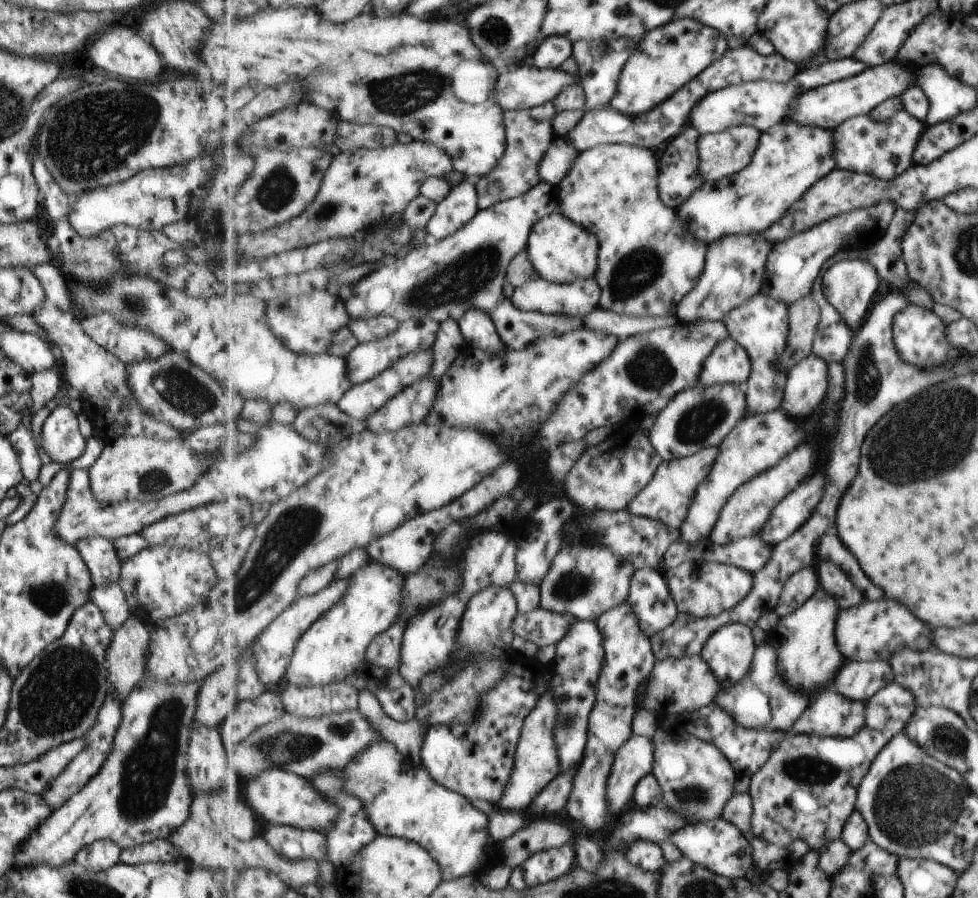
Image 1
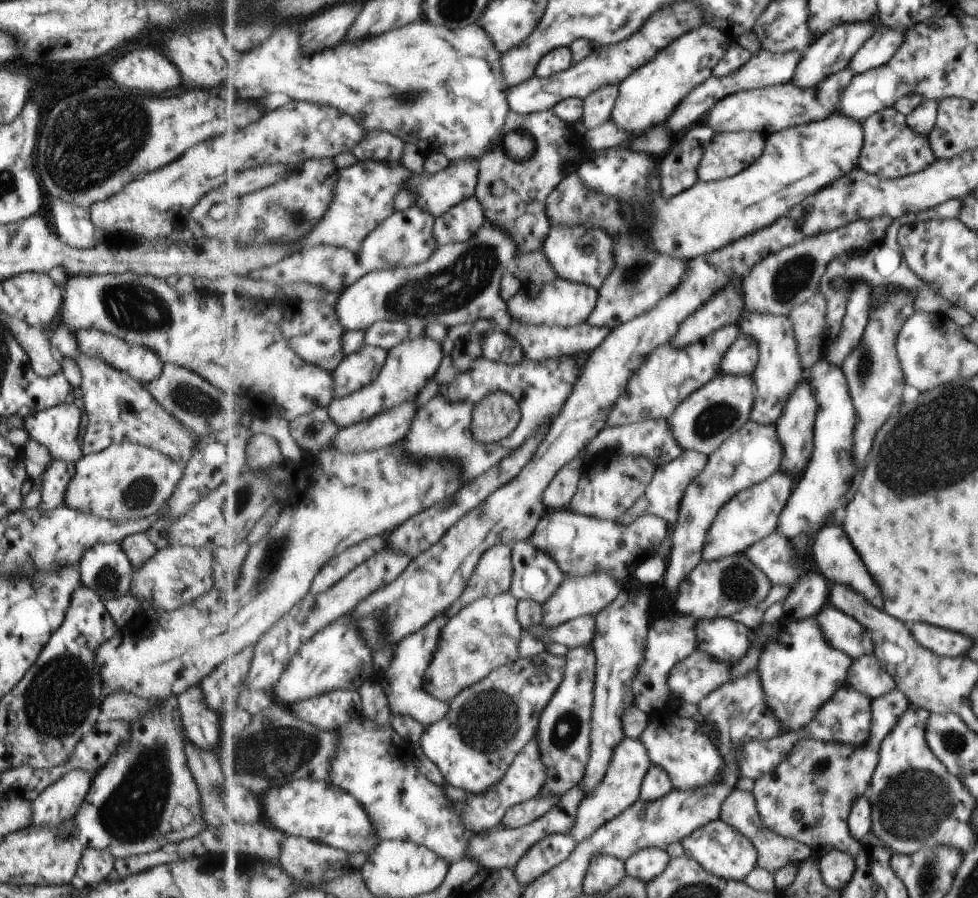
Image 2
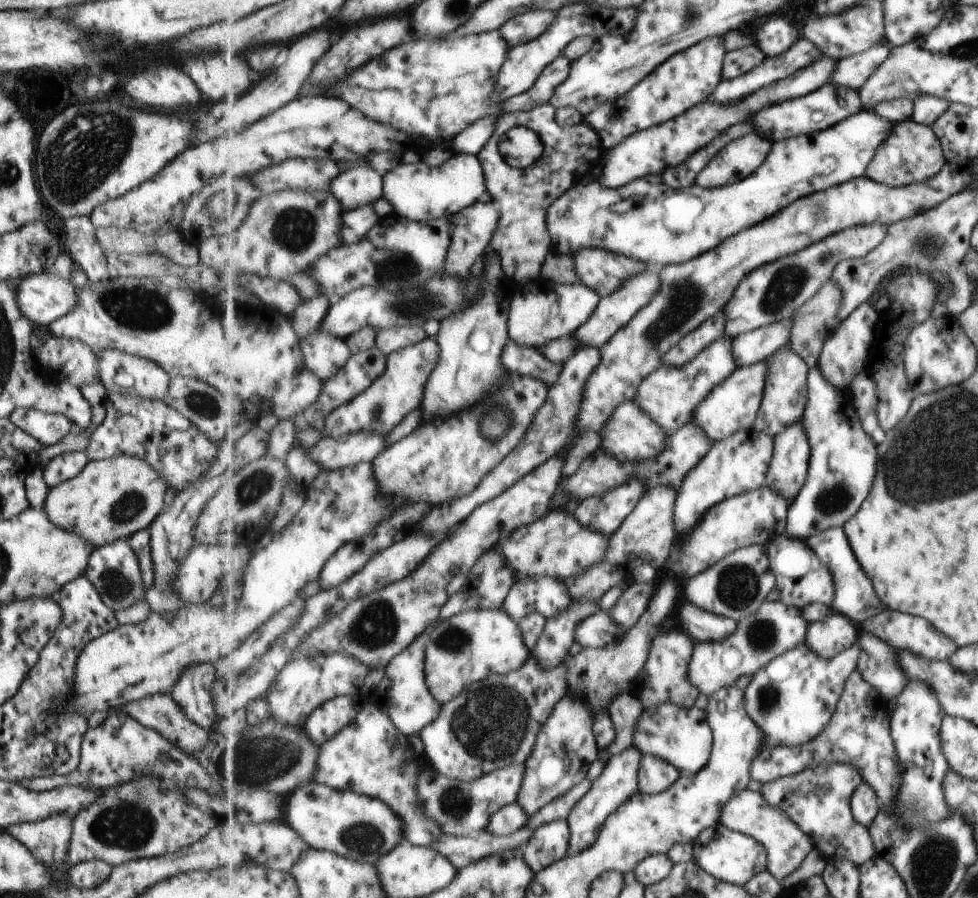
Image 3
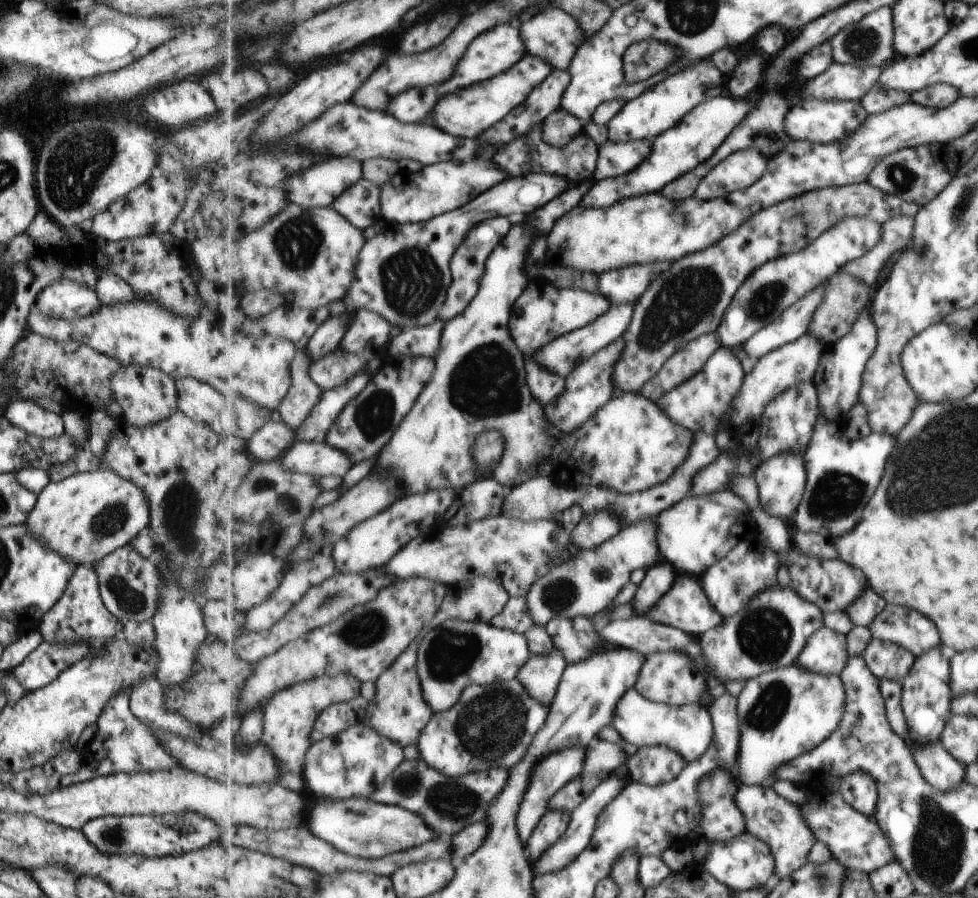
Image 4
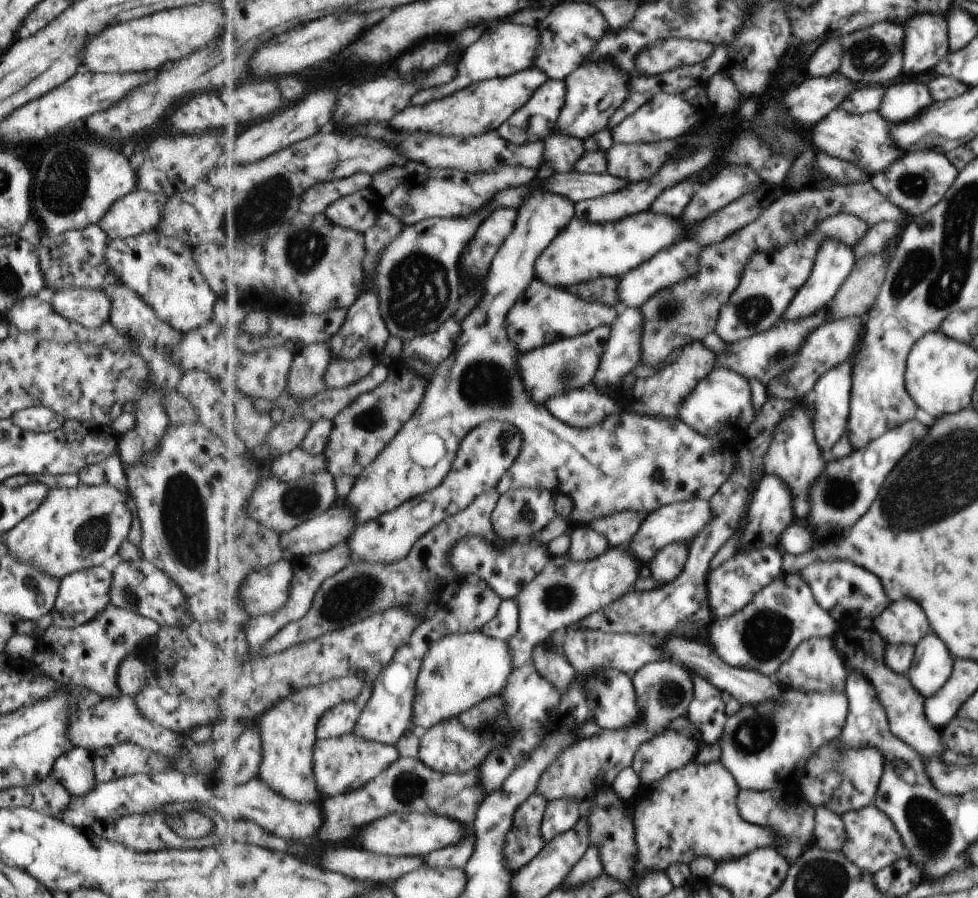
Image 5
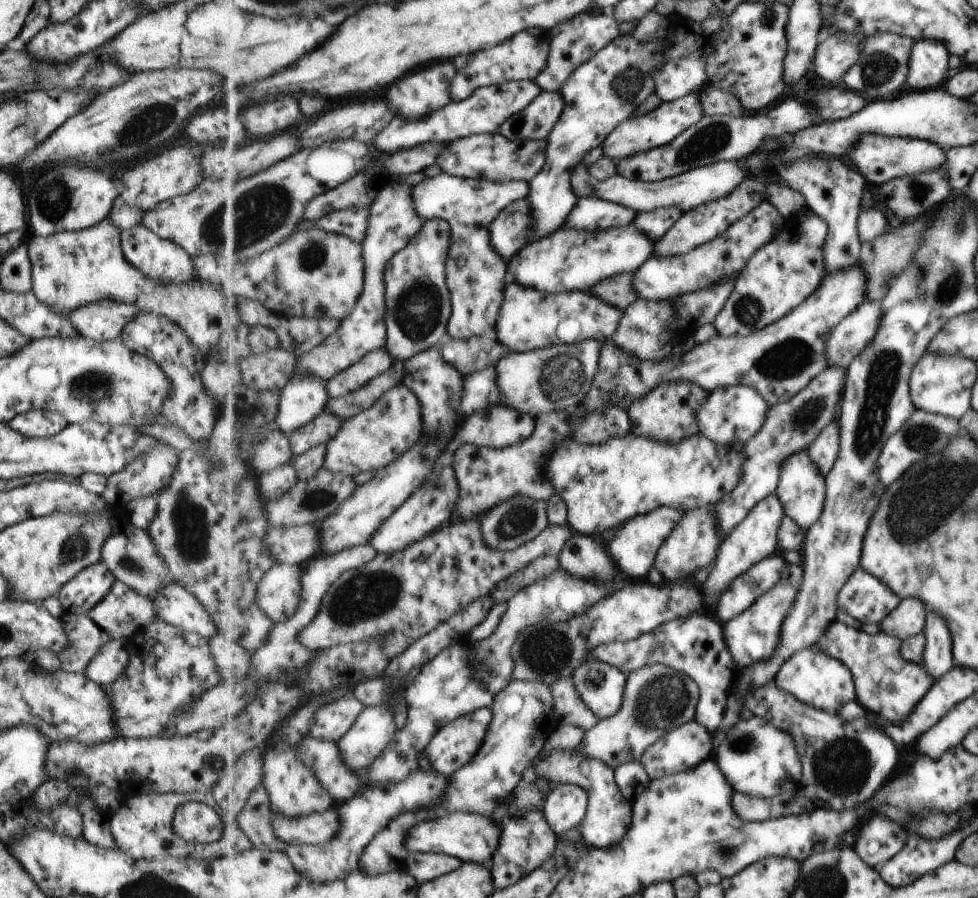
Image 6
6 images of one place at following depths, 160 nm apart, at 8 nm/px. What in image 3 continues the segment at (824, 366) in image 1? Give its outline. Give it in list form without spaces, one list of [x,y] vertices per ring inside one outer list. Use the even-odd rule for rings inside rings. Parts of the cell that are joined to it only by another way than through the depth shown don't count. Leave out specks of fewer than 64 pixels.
[[[791,424],[775,436],[774,456],[765,485],[776,489],[789,502],[796,500],[808,483],[811,457],[812,446],[804,424]]]

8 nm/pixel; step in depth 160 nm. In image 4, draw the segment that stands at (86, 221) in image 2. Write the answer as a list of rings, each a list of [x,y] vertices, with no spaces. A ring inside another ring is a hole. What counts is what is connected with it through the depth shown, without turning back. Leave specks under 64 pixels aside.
[[[101,269],[97,275],[94,292],[100,304],[121,304],[121,302],[131,302],[137,296],[134,291],[115,274],[109,270]]]

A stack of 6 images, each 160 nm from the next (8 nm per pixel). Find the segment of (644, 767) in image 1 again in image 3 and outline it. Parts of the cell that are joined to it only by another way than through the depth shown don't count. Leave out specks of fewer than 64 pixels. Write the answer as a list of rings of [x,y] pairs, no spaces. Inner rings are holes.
[[[635,744],[627,750],[623,750],[620,754],[613,755],[608,761],[607,768],[605,768],[601,777],[595,783],[592,783],[592,791],[576,805],[572,815],[567,819],[572,834],[569,855],[575,856],[575,854],[580,854],[591,848],[597,842],[597,838],[608,822],[609,816],[615,814],[623,804],[627,804],[640,792],[640,770],[643,762],[644,752],[637,748]]]

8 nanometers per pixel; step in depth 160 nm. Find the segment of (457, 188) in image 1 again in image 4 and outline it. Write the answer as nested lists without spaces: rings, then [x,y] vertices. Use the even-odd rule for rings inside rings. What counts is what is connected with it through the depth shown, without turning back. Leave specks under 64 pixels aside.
[[[497,216],[481,222],[477,227],[468,233],[467,239],[464,244],[457,250],[456,256],[452,259],[452,278],[453,285],[448,291],[448,298],[445,305],[442,307],[438,319],[447,322],[456,318],[460,313],[463,313],[473,298],[479,293],[479,286],[481,285],[481,278],[485,274],[485,262],[491,256],[491,252],[501,243],[505,236],[513,229],[514,219],[507,216]]]

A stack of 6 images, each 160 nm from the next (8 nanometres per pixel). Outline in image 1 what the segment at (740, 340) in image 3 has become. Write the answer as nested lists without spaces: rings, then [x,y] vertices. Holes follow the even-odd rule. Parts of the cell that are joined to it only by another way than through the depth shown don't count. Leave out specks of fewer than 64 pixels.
[[[730,337],[728,340],[723,340],[705,362],[699,384],[703,386],[741,384],[744,386],[751,374],[752,362],[747,350]]]

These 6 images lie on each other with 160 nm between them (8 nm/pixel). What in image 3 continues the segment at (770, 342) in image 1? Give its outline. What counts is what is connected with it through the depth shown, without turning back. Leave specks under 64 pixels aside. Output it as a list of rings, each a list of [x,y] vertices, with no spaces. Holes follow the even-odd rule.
[[[791,341],[781,350],[777,350],[767,360],[767,364],[769,364],[769,370],[767,370],[767,380],[763,390],[763,401],[754,427],[775,439],[779,432],[783,432],[791,424],[803,423],[805,410],[808,408],[808,375],[811,369],[804,358],[793,349]]]

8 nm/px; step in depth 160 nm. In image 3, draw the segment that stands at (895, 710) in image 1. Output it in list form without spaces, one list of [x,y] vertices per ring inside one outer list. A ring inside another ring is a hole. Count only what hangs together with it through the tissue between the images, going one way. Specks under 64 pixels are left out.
[[[819,764],[805,768],[799,774],[787,776],[773,783],[762,784],[761,794],[765,802],[779,808],[812,838],[812,844],[825,849],[830,859],[852,861],[857,867],[863,866],[877,856],[875,842],[869,828],[861,826],[852,812],[852,800],[858,788],[864,783],[863,774],[853,764]]]

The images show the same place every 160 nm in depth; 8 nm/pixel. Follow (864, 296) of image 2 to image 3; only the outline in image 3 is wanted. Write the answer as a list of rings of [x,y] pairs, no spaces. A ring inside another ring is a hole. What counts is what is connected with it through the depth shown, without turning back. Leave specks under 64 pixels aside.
[[[869,302],[861,304],[847,319],[843,320],[836,335],[825,344],[818,368],[835,388],[849,391],[853,380],[867,369],[868,357],[872,354],[872,348],[876,343],[880,315]]]

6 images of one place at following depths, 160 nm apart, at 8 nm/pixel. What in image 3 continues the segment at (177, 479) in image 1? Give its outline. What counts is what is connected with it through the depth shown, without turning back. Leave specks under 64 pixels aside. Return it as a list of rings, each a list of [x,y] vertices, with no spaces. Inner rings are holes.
[[[119,455],[102,461],[89,461],[77,476],[64,480],[48,489],[41,510],[57,528],[79,535],[93,549],[111,544],[120,538],[128,538],[134,532],[144,529],[160,514],[164,496],[168,490],[165,478],[157,474],[141,457]]]

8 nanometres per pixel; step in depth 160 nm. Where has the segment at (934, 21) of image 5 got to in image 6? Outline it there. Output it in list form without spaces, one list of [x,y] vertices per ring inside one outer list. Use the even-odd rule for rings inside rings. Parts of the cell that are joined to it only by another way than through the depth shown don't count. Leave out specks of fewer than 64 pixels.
[[[919,40],[913,44],[913,60],[909,60],[909,80],[904,88],[927,90],[939,86],[947,74],[947,52],[941,44],[927,44]]]

